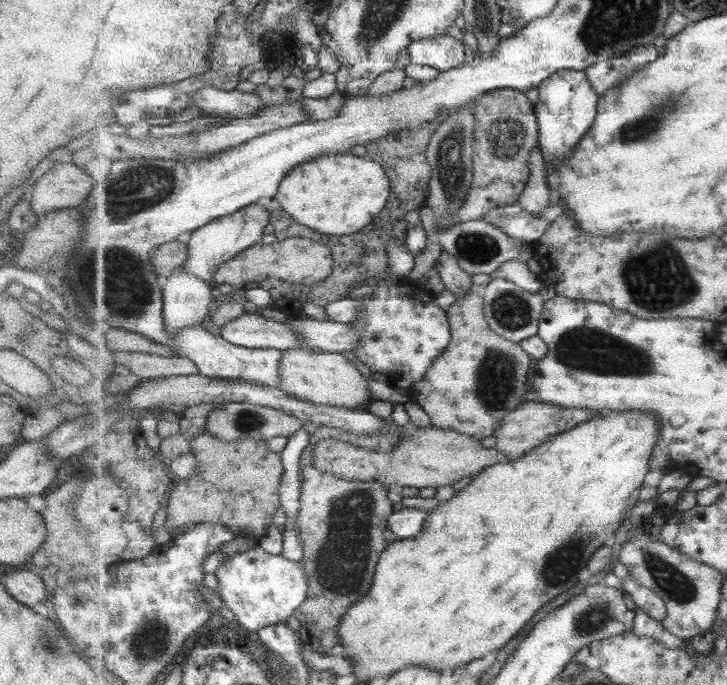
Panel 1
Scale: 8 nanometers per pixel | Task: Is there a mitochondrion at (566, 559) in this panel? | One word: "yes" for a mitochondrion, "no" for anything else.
yes

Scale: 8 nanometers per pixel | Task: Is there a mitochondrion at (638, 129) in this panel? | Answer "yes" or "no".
yes

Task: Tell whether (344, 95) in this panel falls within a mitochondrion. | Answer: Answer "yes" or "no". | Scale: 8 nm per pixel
no

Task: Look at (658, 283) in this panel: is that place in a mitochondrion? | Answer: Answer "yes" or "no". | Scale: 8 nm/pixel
yes

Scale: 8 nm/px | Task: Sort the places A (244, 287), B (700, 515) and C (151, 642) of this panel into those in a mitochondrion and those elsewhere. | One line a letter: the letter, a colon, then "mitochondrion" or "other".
A: other
B: other
C: mitochondrion

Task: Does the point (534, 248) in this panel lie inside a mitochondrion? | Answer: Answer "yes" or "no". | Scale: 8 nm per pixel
no

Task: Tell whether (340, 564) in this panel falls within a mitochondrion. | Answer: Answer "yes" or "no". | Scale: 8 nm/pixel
yes

